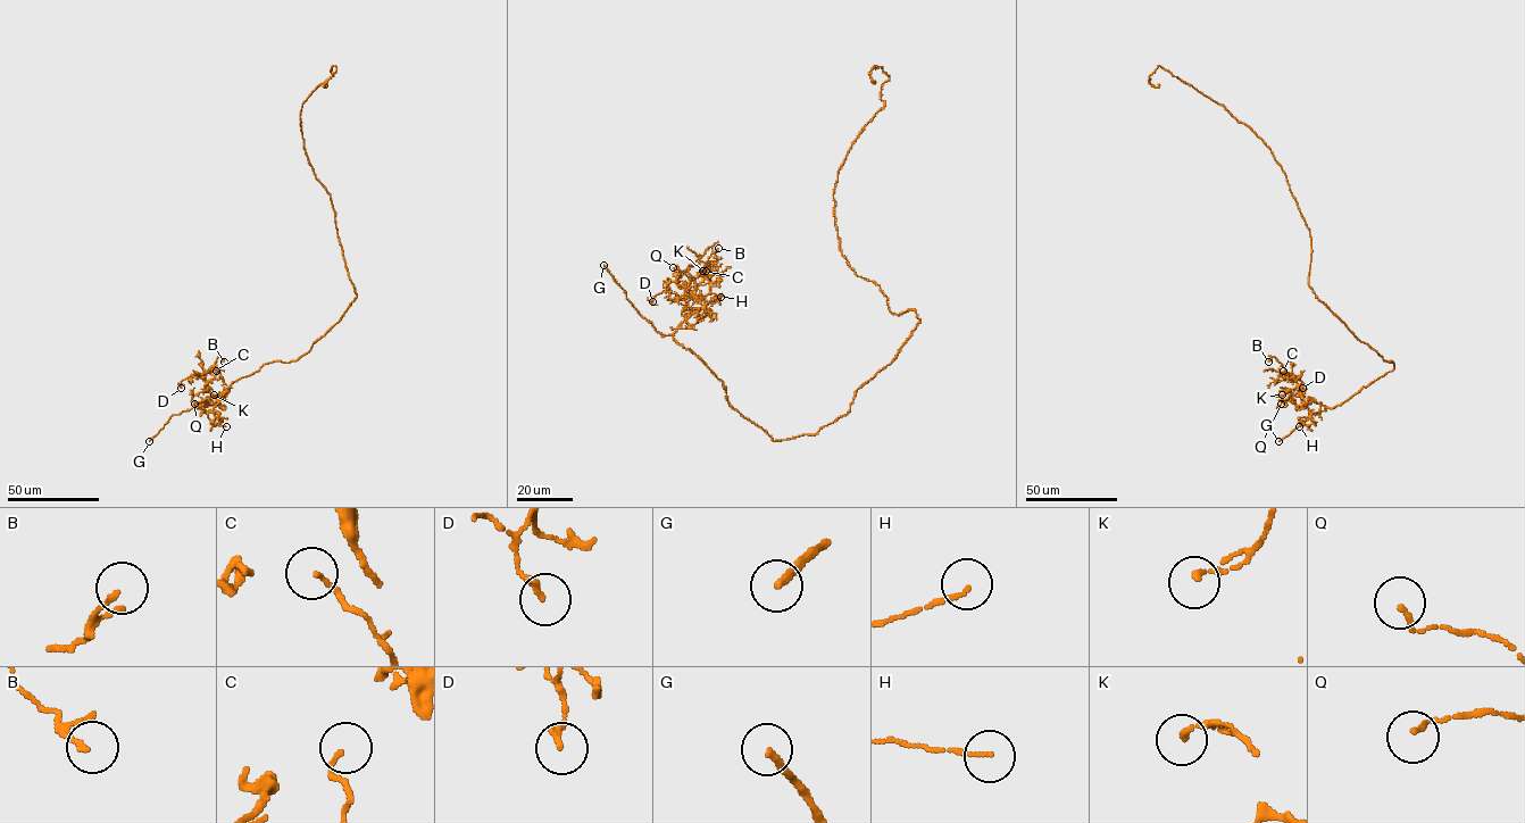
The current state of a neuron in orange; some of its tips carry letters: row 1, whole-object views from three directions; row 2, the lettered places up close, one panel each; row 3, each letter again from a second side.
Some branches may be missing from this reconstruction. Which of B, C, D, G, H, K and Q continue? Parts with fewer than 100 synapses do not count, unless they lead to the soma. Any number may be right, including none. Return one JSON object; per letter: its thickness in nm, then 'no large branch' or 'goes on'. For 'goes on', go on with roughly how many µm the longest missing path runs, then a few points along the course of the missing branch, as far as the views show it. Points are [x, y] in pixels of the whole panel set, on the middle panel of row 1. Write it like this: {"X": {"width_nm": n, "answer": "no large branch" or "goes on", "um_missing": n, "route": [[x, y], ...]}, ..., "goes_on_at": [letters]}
{"B": {"width_nm": 130, "answer": "no large branch"}, "C": {"width_nm": 110, "answer": "no large branch"}, "D": {"width_nm": 180, "answer": "no large branch"}, "G": {"width_nm": 220, "answer": "goes on", "um_missing": 8}, "H": {"width_nm": 100, "answer": "no large branch"}, "K": {"width_nm": 180, "answer": "no large branch"}, "Q": {"width_nm": 140, "answer": "no large branch"}, "goes_on_at": ["G"]}

